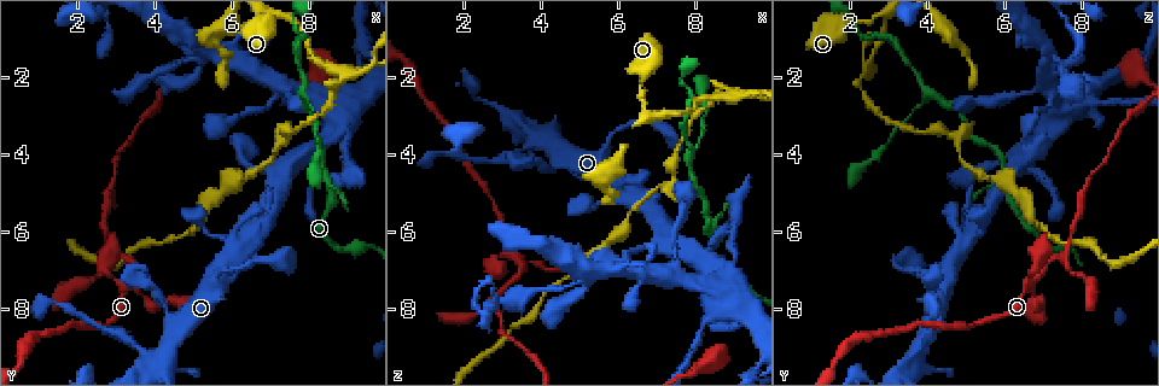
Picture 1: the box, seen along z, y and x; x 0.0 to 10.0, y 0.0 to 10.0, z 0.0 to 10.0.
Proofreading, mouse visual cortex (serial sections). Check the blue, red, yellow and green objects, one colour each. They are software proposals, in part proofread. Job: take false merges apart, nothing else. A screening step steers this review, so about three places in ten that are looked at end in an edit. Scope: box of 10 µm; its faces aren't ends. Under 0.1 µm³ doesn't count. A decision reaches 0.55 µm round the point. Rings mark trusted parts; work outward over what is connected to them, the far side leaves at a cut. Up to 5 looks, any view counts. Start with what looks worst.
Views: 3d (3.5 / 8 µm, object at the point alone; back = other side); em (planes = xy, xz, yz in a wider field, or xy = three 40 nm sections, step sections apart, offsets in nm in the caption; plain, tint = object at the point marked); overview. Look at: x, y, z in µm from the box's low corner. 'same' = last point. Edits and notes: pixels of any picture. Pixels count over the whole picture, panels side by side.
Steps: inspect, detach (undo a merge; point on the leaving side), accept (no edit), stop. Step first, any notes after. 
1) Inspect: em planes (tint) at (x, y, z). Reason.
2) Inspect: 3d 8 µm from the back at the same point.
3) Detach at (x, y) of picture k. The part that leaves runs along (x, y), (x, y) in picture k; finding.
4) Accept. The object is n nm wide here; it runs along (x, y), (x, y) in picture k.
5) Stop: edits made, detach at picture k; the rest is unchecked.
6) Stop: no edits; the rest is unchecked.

Inspect: 3d 3.5 µm at (8.95, 1.90, 2.55). Branch point.

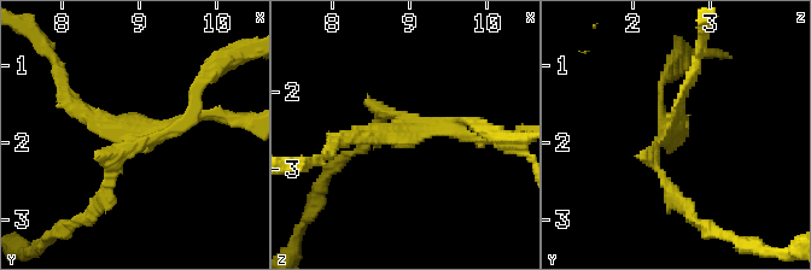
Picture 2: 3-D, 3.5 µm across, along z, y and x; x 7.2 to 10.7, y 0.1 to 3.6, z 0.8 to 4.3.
Inspect: em xy step 1 (tint) at (8.90, 1.85, 2.55).

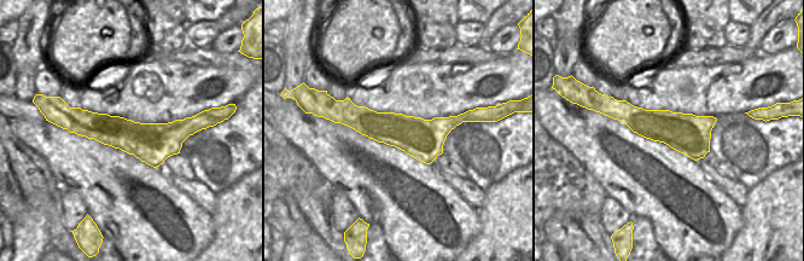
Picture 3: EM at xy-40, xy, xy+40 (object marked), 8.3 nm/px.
Detach at (204, 71) of picture 2. The arms are 150, 150, 200 nm wide; a border runs along (168, 156), (155, 150), (144, 161) in picture 3; a second cell is stuck on.

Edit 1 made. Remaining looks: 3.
Inspect: overview. Redraw.

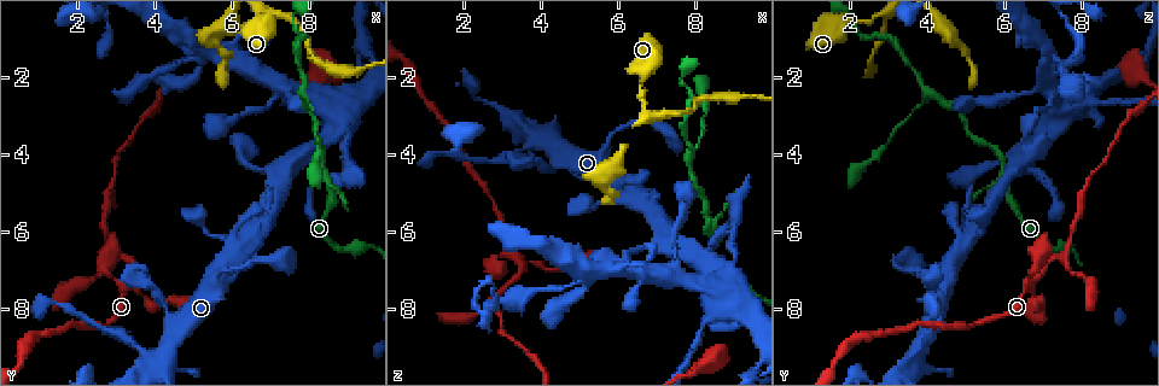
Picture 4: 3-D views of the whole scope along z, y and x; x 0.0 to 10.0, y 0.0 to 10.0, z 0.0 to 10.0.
Inspect: 3d 3.5 µm at (3.00, 6.70, 7.50). Abrupt turn.

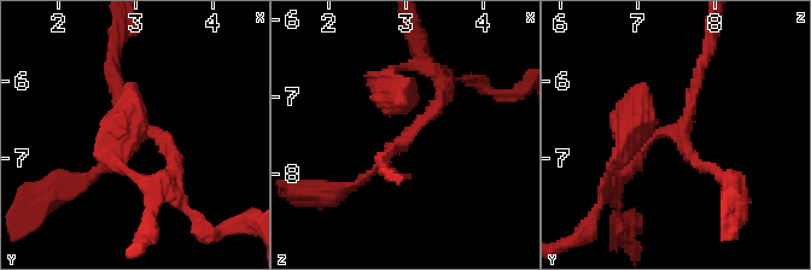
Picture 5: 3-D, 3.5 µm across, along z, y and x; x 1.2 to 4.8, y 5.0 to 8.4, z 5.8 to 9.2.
Inspect: em xy step 1 (tint) at (3.05, 6.70, 7.50). 3 arms meet here; the arms are 150, 150, 200 nm wide.

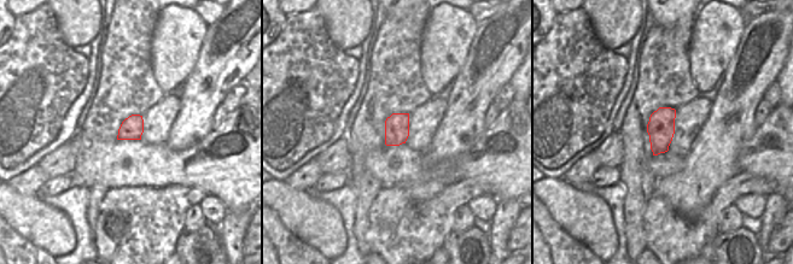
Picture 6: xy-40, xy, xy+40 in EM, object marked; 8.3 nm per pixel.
Accept. All the same cell.

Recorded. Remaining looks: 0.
Stop: edits made, detach at picture 2; the rest is unchecked.

